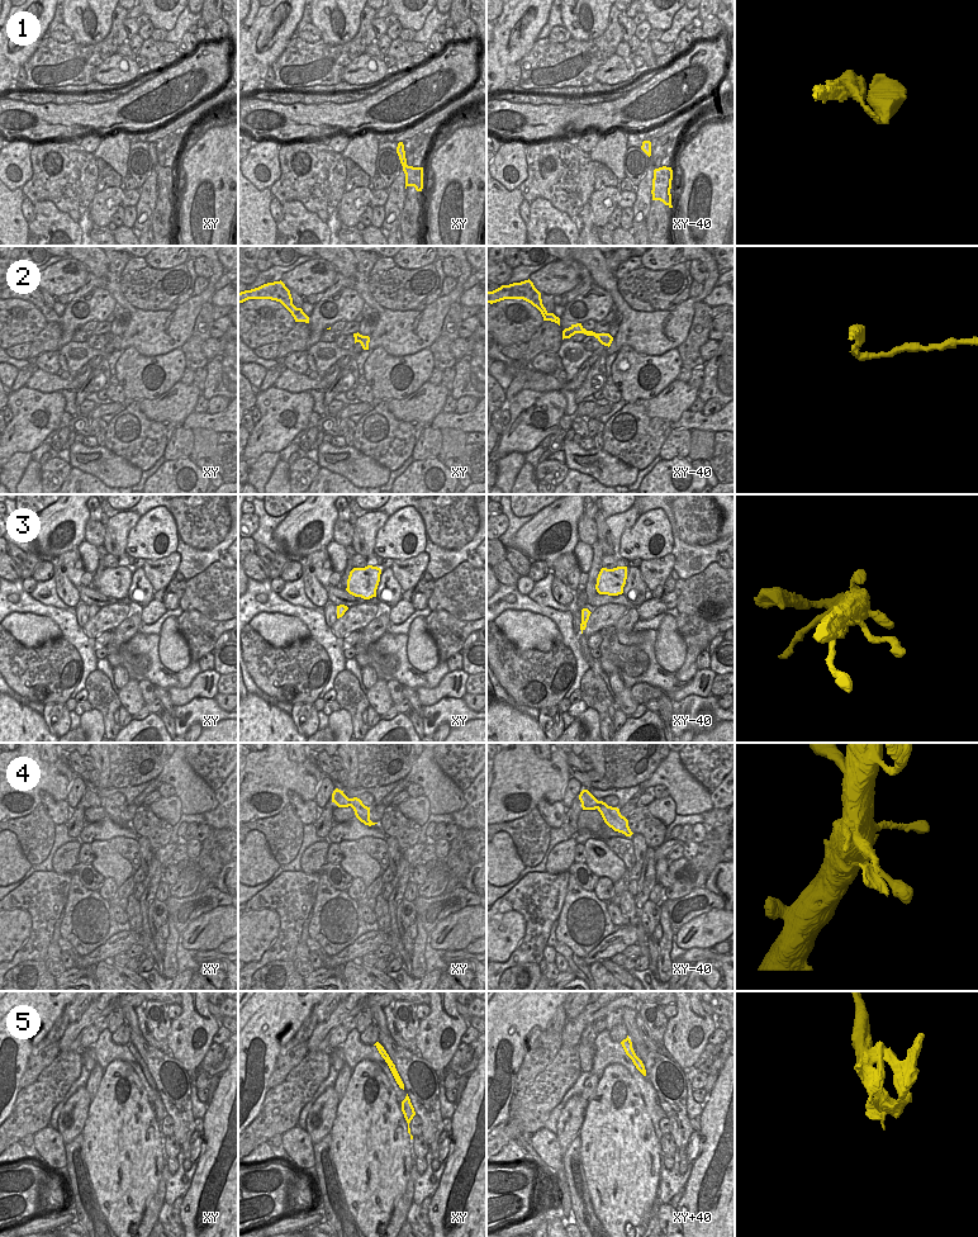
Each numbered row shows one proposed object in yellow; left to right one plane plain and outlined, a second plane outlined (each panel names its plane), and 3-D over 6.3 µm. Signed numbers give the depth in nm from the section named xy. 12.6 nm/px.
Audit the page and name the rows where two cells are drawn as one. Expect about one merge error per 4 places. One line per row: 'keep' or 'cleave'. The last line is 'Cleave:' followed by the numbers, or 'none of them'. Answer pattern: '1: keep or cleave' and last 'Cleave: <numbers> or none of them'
1: keep
2: keep
3: keep
4: keep
5: cleave
Cleave: 5

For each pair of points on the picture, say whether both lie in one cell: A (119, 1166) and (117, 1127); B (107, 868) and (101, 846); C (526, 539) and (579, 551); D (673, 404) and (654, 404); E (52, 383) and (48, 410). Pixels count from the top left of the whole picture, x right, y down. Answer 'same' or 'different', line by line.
A: same
B: same
C: different
D: same
E: different

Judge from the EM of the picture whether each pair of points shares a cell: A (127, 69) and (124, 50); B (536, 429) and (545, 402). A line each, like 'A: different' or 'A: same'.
A: different
B: same

